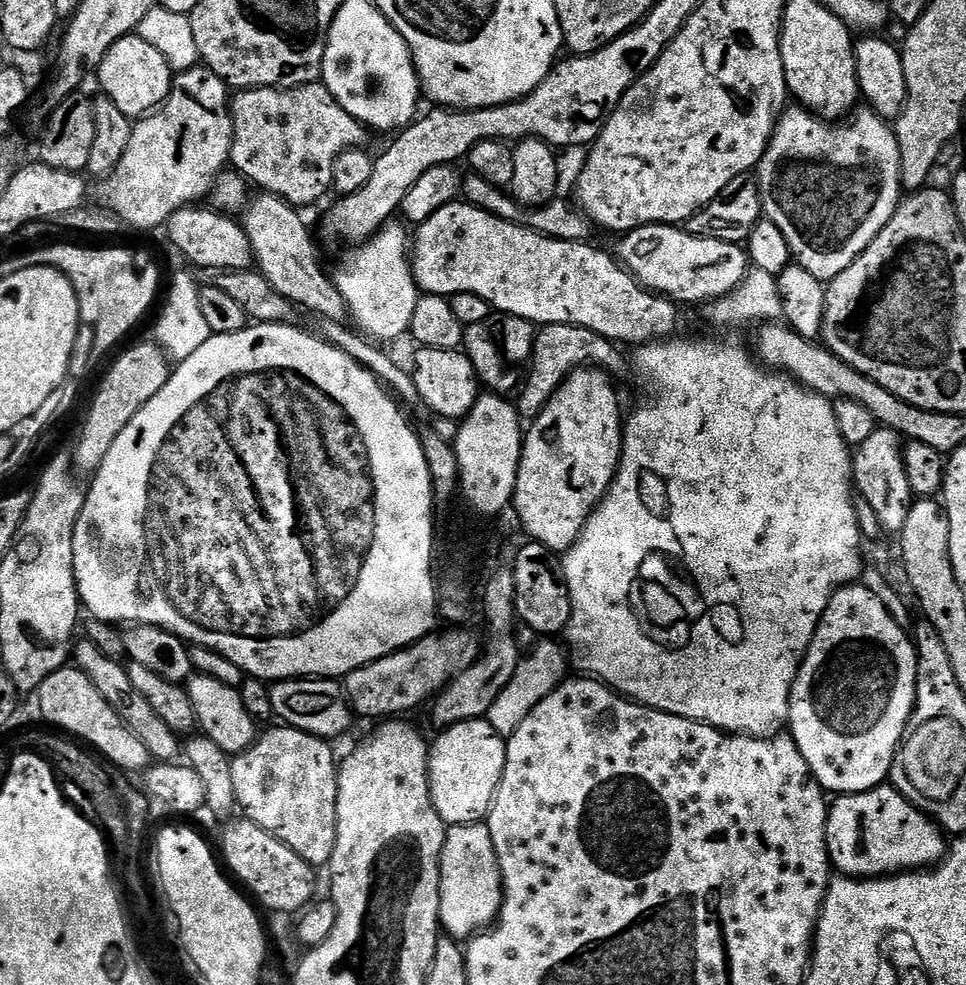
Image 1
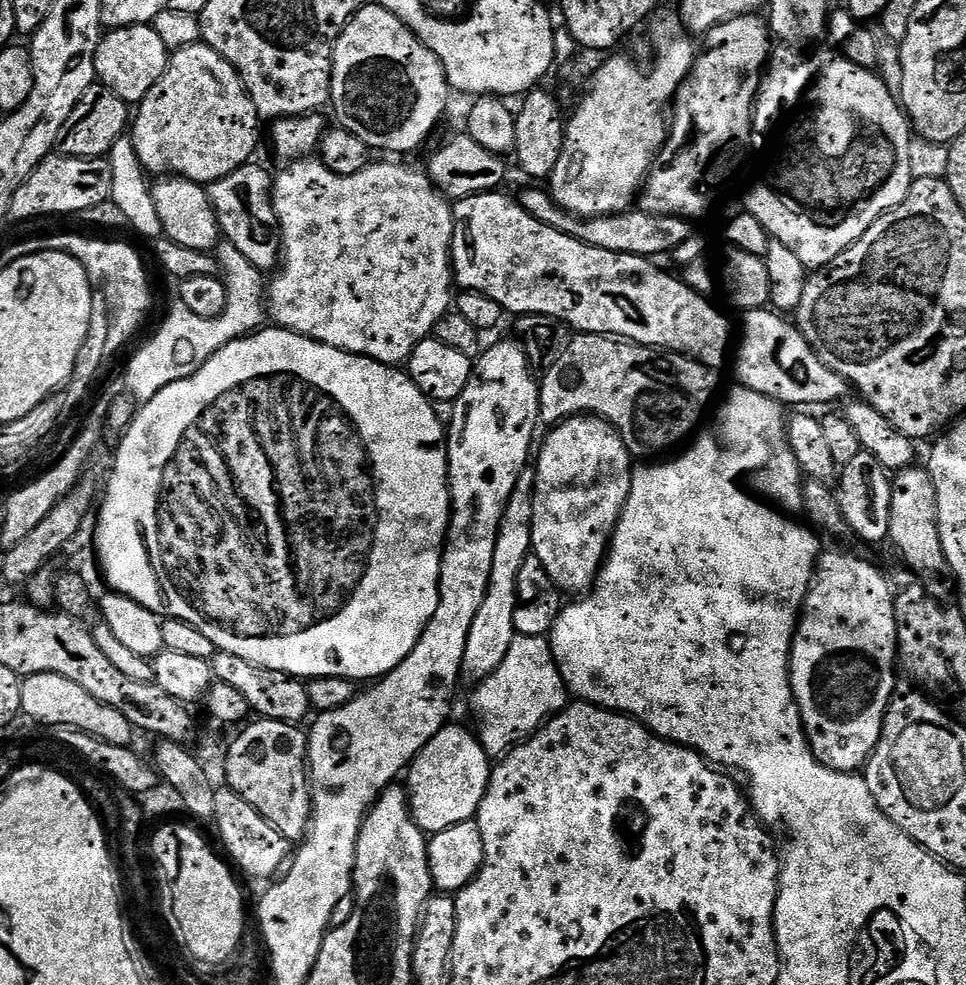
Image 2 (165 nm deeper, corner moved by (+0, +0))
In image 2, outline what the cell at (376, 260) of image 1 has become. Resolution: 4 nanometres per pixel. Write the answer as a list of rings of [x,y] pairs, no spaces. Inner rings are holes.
[[[319,159],[293,160],[285,163],[279,173],[275,173],[272,181],[272,201],[280,223],[280,242],[282,259],[278,271],[271,277],[266,288],[268,312],[272,315],[273,325],[285,328],[317,340],[319,344],[329,344],[341,348],[343,352],[353,352],[356,356],[369,356],[383,364],[400,366],[407,361],[409,354],[423,340],[429,339],[436,331],[436,324],[449,312],[454,304],[454,277],[452,274],[452,235],[454,234],[454,218],[452,204],[448,197],[432,186],[432,179],[427,171],[407,168],[404,164],[376,164],[369,162],[358,174],[343,176],[334,174],[334,170],[326,170]]]

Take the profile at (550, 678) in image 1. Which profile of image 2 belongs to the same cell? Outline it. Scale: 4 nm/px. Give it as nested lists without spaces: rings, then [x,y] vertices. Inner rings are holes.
[[[517,635],[506,658],[502,658],[502,666],[475,685],[473,692],[476,692],[472,696],[475,727],[489,758],[503,757],[517,744],[523,744],[570,703],[568,685],[558,670],[548,636]]]

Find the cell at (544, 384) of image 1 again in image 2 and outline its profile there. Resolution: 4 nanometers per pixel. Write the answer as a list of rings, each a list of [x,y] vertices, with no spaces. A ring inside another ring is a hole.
[[[582,332],[569,339],[566,350],[562,350],[562,358],[558,358],[554,366],[543,369],[539,377],[540,424],[555,426],[571,416],[599,416],[616,429],[633,457],[664,458],[675,453],[681,447],[679,444],[684,439],[687,441],[701,427],[700,419],[703,418],[704,407],[708,404],[708,376],[709,369],[678,352],[643,348],[641,344],[614,336]]]

